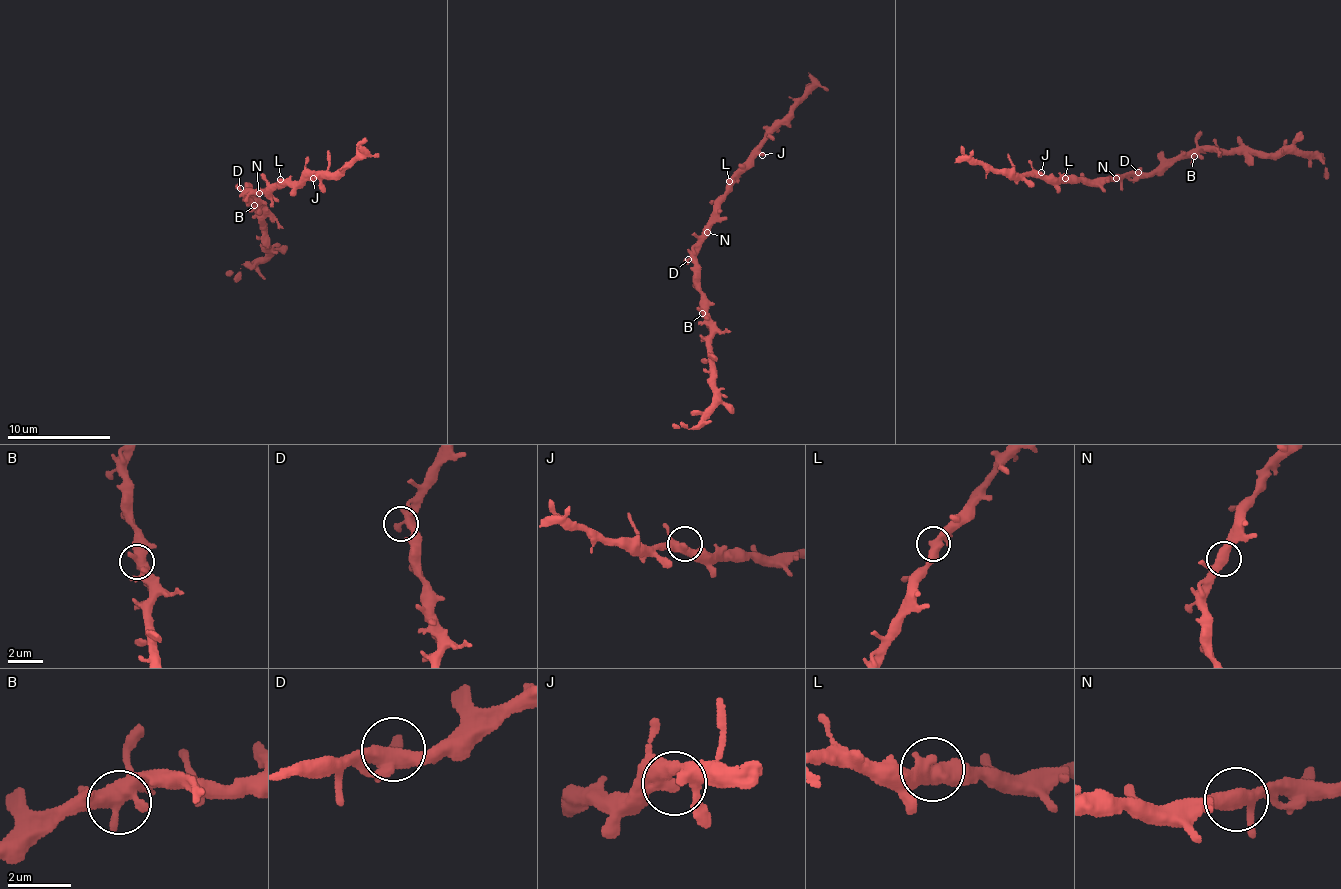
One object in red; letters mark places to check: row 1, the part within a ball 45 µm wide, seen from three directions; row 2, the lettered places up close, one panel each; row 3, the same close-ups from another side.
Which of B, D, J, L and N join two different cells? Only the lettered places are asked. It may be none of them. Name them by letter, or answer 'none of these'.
none of these

